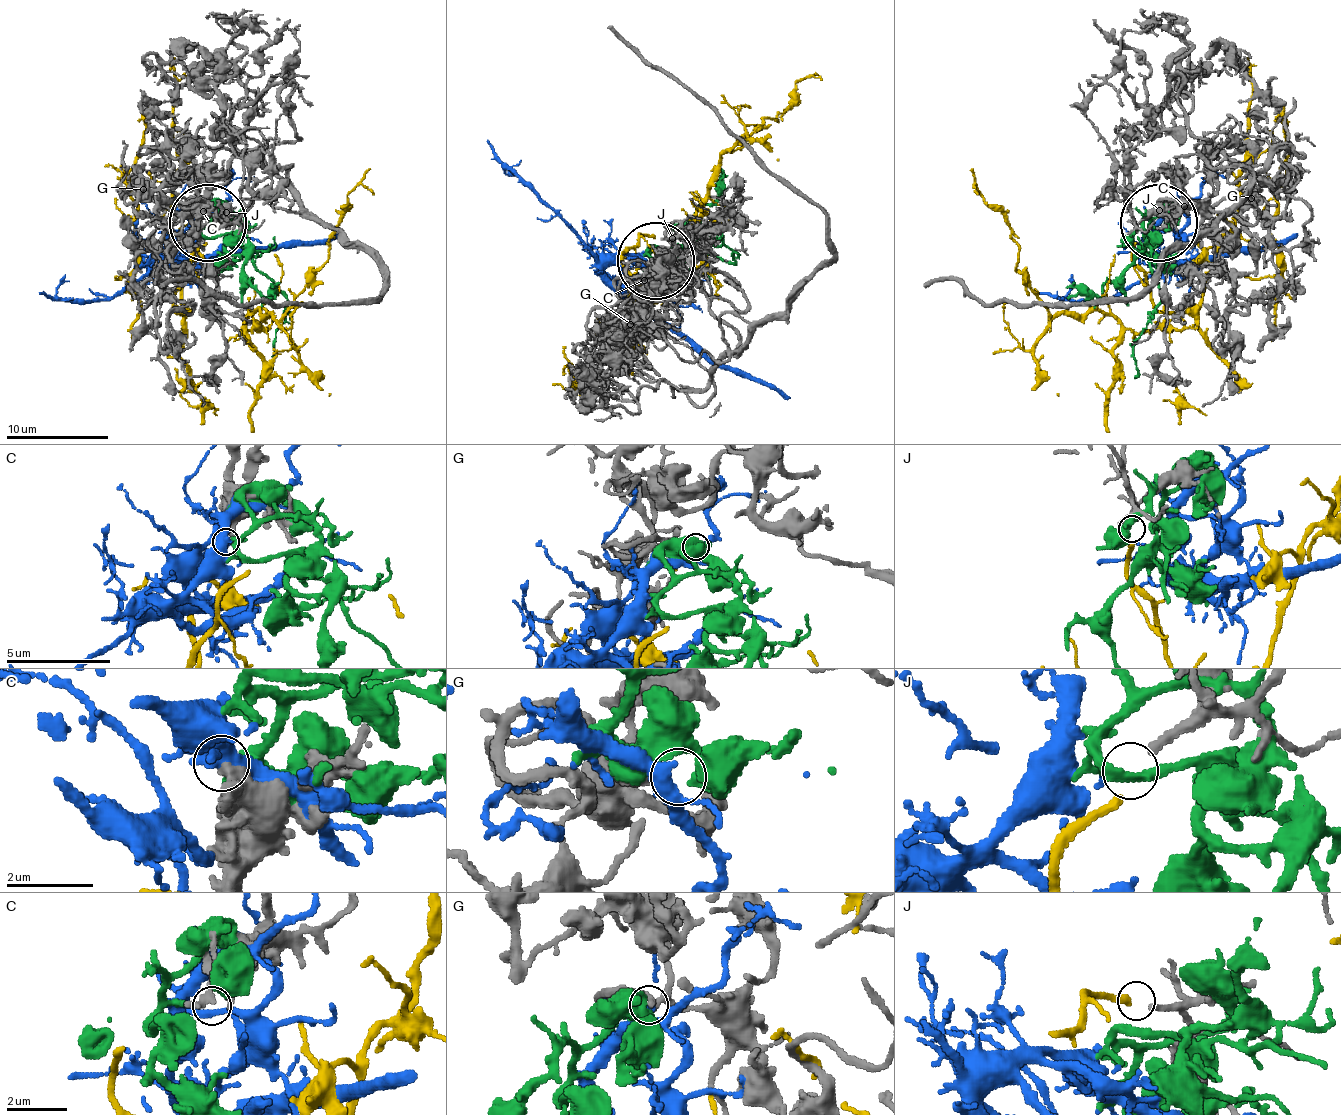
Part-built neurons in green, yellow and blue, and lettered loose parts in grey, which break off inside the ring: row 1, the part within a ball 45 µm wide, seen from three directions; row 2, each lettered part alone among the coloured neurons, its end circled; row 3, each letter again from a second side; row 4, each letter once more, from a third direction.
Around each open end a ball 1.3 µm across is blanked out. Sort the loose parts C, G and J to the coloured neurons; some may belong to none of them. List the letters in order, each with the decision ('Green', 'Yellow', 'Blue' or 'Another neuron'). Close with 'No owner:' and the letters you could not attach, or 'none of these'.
C: Another neuron
G: Green
J: Yellow
No owner: C

